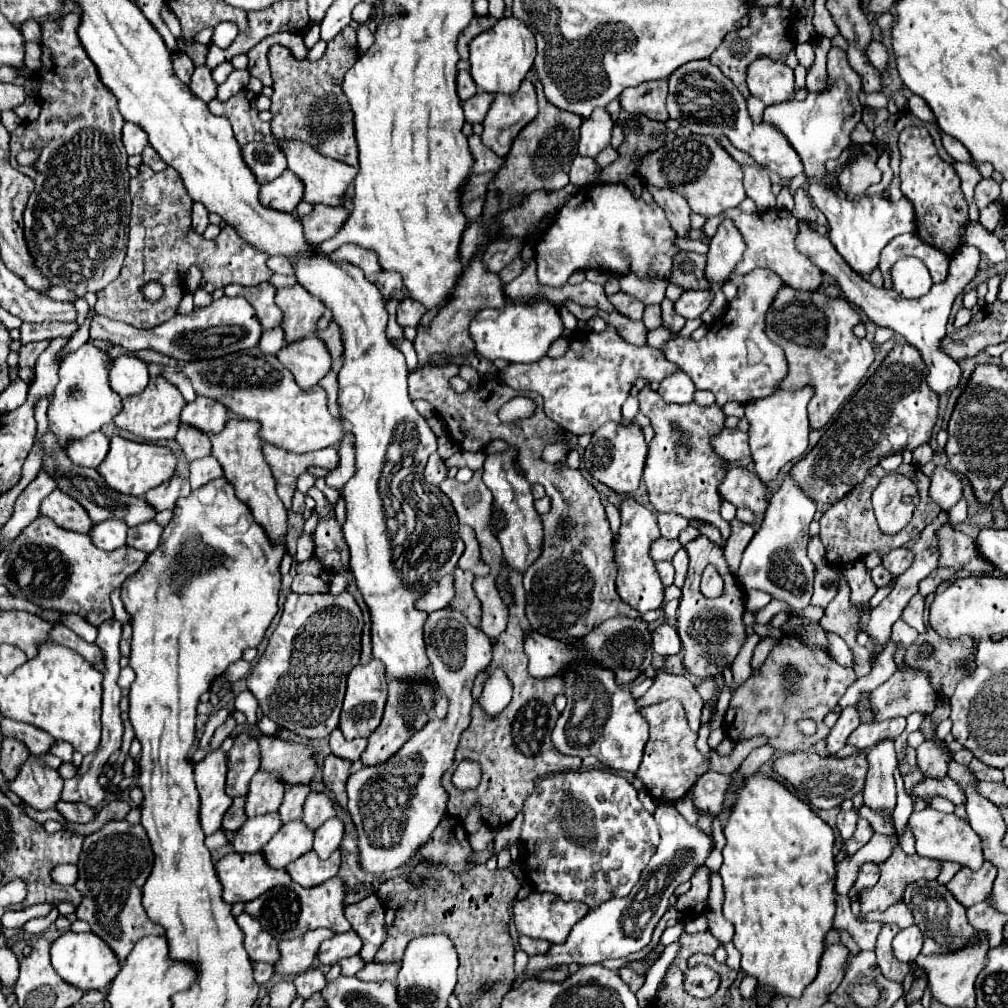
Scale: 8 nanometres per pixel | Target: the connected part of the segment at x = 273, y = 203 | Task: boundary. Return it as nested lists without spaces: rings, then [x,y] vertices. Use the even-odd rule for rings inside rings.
[[[284,171],[278,179],[264,183],[260,189],[260,201],[266,207],[278,211],[292,213],[302,199],[304,199],[302,181],[298,181],[298,177],[294,177],[294,173],[290,171]]]

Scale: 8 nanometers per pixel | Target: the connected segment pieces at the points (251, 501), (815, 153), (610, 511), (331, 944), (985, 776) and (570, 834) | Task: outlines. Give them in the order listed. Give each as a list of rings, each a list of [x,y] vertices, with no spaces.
[[[228,419],[226,429],[222,429],[222,433],[210,433],[210,443],[212,443],[210,455],[218,459],[218,463],[222,465],[224,477],[234,485],[238,499],[250,505],[254,519],[266,529],[266,535],[272,541],[280,541],[280,537],[286,535],[288,515],[282,501],[276,495],[270,465],[266,465],[266,459],[262,457],[262,439],[258,421]]]
[[[832,47],[828,53],[828,77],[826,87],[822,91],[808,93],[806,99],[790,99],[780,105],[766,107],[764,121],[770,121],[782,135],[792,143],[796,153],[802,159],[804,173],[808,177],[808,193],[816,207],[826,215],[830,225],[830,241],[836,251],[848,261],[848,265],[860,275],[868,277],[870,271],[878,265],[880,251],[884,245],[902,233],[914,231],[914,209],[906,199],[906,211],[896,211],[892,201],[884,199],[880,193],[864,195],[860,199],[848,201],[846,197],[838,197],[838,191],[832,189],[828,181],[828,159],[838,159],[840,153],[850,145],[850,129],[844,129],[844,123],[856,113],[852,105],[852,90],[858,90],[856,84],[862,84],[860,75],[850,67],[846,51]]]
[[[599,492],[599,495],[602,504],[605,507],[606,515],[610,523],[611,532],[614,538],[616,538],[621,524],[619,510],[608,502],[603,492]]]
[[[352,929],[346,933],[336,933],[332,939],[324,941],[318,951],[318,961],[324,965],[334,965],[344,957],[358,955],[362,949],[362,939]]]
[[[974,759],[968,767],[976,773],[976,777],[978,777],[980,781],[1002,781],[1002,769],[990,767],[990,765],[982,763],[980,759]]]
[[[590,769],[590,771],[562,771],[562,773],[552,773],[542,777],[536,783],[534,793],[530,793],[530,797],[524,801],[522,807],[524,813],[524,823],[522,823],[522,831],[520,831],[520,845],[524,851],[522,857],[522,871],[526,875],[526,879],[532,883],[532,887],[536,891],[542,893],[554,893],[558,895],[562,901],[582,901],[586,903],[590,909],[602,905],[602,901],[610,901],[614,897],[626,897],[626,893],[630,893],[630,889],[638,883],[638,877],[642,875],[644,867],[648,865],[650,857],[656,853],[658,847],[658,825],[654,821],[654,817],[644,809],[644,805],[638,799],[638,791],[620,775],[612,773],[612,771],[604,771],[604,769]]]

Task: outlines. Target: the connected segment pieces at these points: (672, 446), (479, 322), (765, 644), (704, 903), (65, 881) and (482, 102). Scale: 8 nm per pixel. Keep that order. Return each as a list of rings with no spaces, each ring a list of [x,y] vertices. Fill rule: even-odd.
[[[650,387],[642,389],[638,399],[640,411],[650,419],[654,429],[654,439],[648,443],[648,457],[644,465],[644,483],[648,487],[652,507],[658,513],[676,513],[688,521],[708,521],[720,529],[724,539],[728,539],[730,523],[720,517],[722,495],[718,495],[718,485],[726,475],[728,461],[718,457],[712,447],[714,435],[724,429],[726,415],[718,405],[700,407],[696,403],[666,403]]]
[[[530,303],[480,311],[470,325],[470,335],[476,341],[476,351],[490,361],[504,359],[508,363],[532,363],[546,355],[550,343],[560,337],[562,329],[564,325],[558,307],[550,303]]]
[[[766,637],[766,639],[762,639],[762,641],[756,645],[756,649],[754,649],[754,657],[752,657],[752,667],[754,667],[754,669],[760,667],[760,665],[764,663],[764,659],[766,659],[768,653],[770,653],[770,649],[772,649],[778,641],[780,641],[780,639]]]
[[[702,867],[696,871],[696,875],[692,877],[692,887],[686,895],[678,897],[676,909],[668,909],[668,913],[686,913],[688,911],[688,919],[698,917],[706,911],[708,907],[708,893],[710,893],[710,875],[714,871],[710,867]]]
[[[74,864],[58,865],[53,869],[51,878],[54,883],[64,886],[74,885],[78,879],[78,867]]]
[[[476,93],[472,99],[464,101],[462,107],[464,107],[466,123],[470,123],[470,125],[474,125],[474,123],[478,123],[478,121],[482,123],[482,119],[484,119],[490,103],[492,103],[492,99],[494,99],[492,93]]]

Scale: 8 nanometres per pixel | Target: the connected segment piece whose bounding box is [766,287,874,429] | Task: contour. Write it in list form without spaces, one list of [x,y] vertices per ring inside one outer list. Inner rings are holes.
[[[790,287],[778,291],[766,315],[766,333],[780,345],[788,359],[788,375],[780,389],[800,389],[812,385],[816,389],[808,417],[810,427],[820,429],[832,421],[844,401],[858,389],[862,377],[874,361],[872,343],[858,339],[852,327],[860,323],[860,315],[844,299],[828,299],[824,293],[804,293]]]

